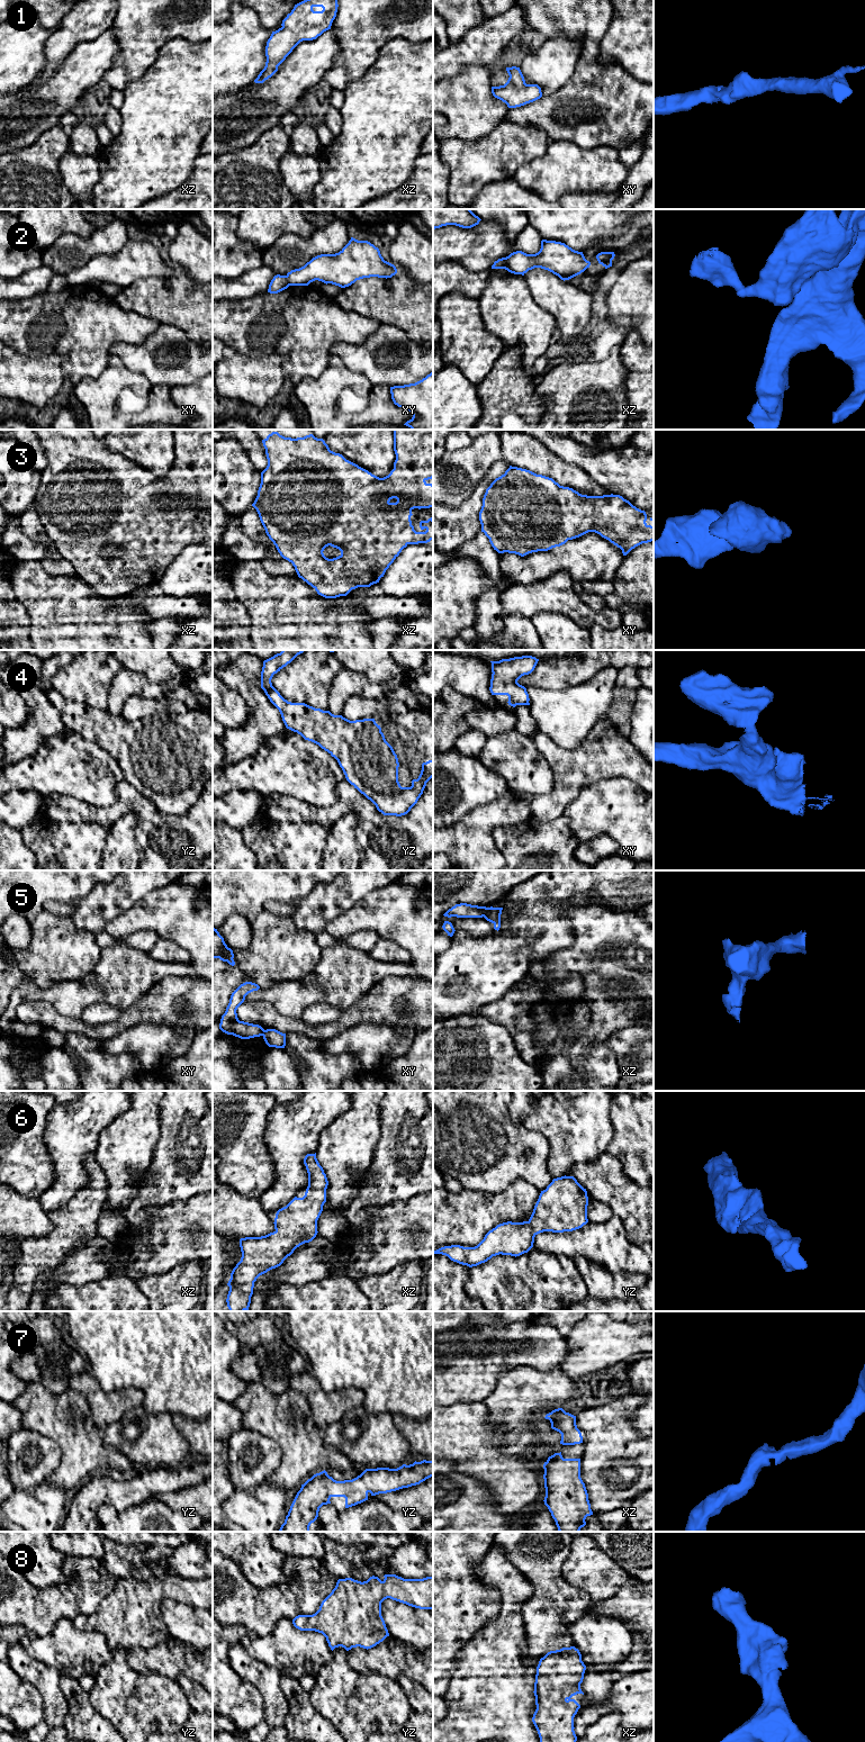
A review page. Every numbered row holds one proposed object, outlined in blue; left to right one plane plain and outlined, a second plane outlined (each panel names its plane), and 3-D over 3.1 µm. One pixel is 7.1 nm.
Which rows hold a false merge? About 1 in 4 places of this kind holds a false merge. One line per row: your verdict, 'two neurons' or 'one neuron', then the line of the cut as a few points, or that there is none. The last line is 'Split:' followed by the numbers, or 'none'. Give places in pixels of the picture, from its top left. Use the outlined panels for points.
1: one neuron; no cut
2: two neurons; cut in xz along (505, 258), (507, 269)
3: one neuron; no cut
4: one neuron; no cut
5: two neurons; cut in xz along (488, 908), (483, 915)
6: one neuron; no cut
7: one neuron; no cut
8: one neuron; no cut
Split: 2, 5

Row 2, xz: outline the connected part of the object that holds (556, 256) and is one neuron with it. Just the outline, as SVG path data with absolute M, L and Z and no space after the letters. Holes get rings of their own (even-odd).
M541 241L541 249L535 254L516 251L506 256L507 271L524 276L529 270L541 268L569 280L589 268L583 252L578 252L561 242Z

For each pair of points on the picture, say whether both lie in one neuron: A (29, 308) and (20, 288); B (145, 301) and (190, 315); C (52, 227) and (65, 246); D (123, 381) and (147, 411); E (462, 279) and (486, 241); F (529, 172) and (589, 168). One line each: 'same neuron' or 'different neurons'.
A: different neurons
B: same neuron
C: different neurons
D: same neuron
E: different neurons
F: same neuron

